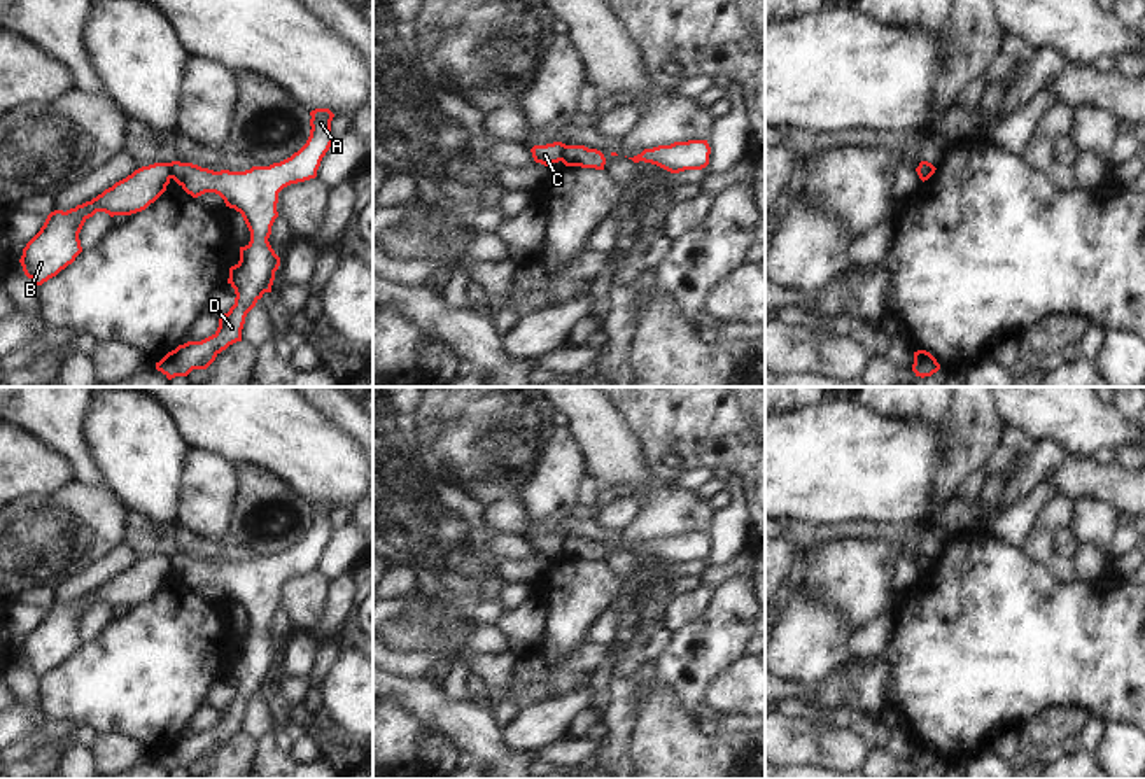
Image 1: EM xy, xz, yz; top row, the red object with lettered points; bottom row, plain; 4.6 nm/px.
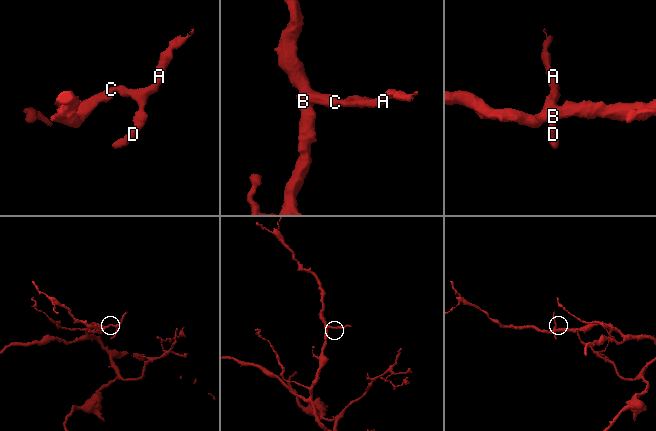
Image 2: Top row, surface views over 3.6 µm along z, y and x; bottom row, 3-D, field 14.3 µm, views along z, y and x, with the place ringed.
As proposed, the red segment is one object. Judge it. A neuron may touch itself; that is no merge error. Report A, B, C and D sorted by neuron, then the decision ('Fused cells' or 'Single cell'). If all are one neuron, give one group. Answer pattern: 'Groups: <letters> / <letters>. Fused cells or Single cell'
Groups: A D / B C. Fused cells

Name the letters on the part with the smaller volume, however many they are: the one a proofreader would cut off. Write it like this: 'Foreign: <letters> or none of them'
Foreign: A, D

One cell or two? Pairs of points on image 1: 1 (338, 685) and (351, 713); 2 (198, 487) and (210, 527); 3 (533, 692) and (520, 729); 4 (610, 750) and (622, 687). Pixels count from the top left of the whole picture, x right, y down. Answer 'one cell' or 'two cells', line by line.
1: one cell
2: one cell
3: two cells
4: one cell

